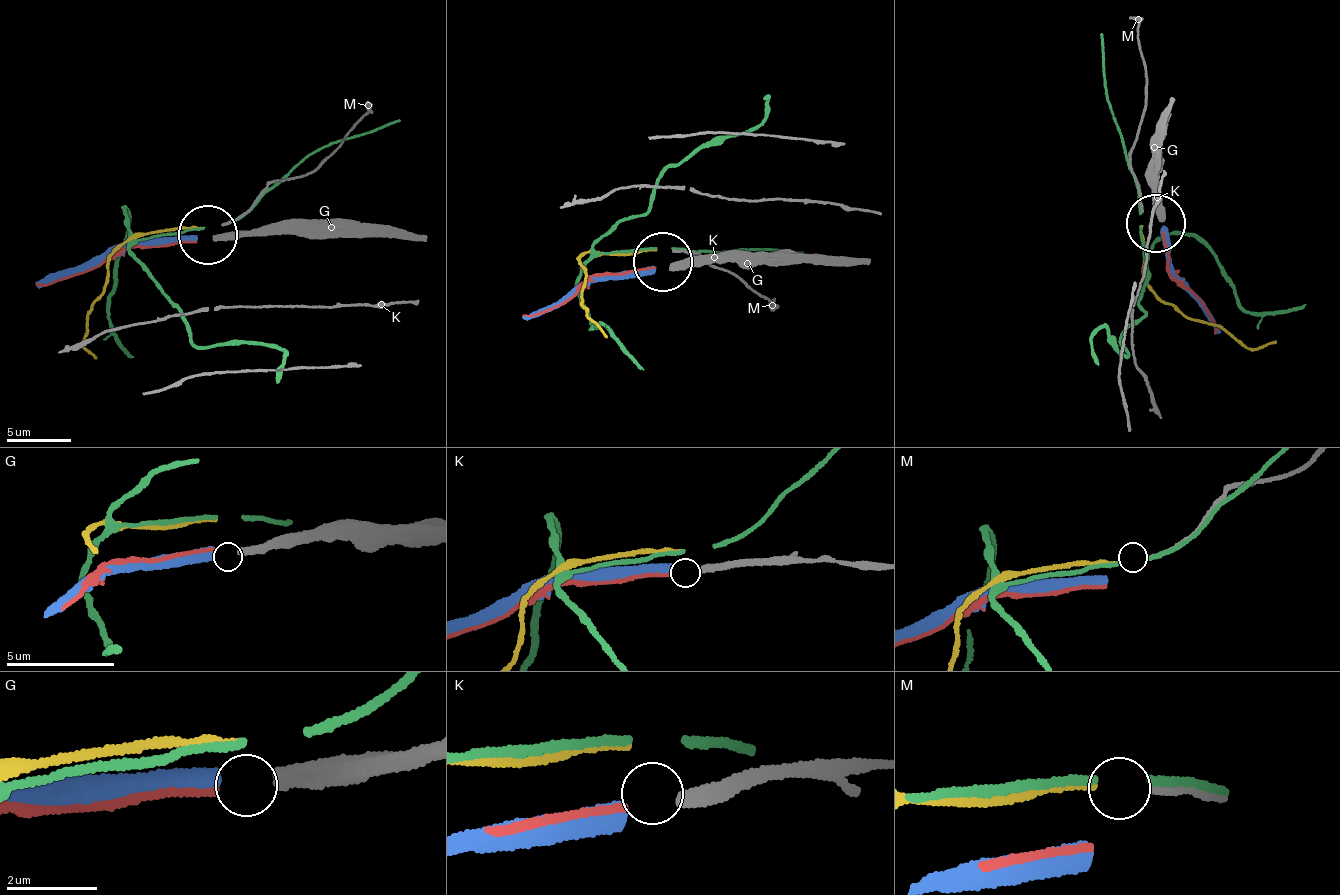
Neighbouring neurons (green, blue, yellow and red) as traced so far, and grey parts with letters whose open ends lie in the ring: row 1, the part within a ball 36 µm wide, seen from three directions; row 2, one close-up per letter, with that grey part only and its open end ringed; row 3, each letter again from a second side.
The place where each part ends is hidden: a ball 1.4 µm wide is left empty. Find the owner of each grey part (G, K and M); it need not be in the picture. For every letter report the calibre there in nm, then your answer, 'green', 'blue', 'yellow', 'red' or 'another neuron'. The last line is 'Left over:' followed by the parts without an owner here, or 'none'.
G: calibre 380 nm; blue
K: calibre 340 nm; red
M: calibre 170 nm; yellow
Left over: none

